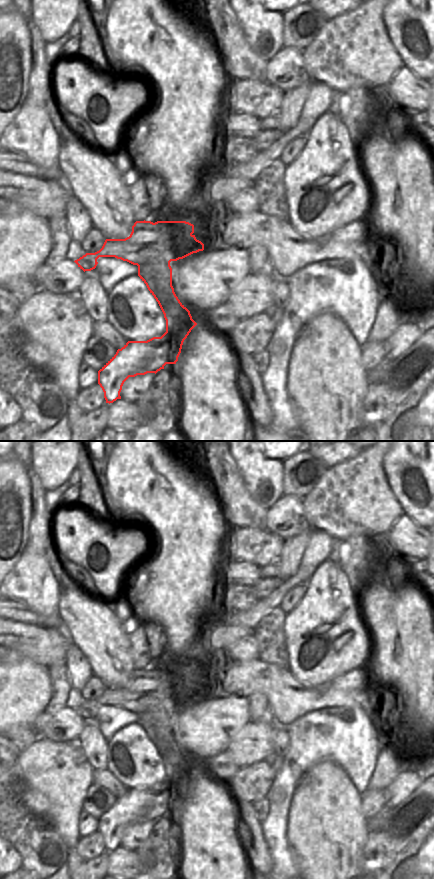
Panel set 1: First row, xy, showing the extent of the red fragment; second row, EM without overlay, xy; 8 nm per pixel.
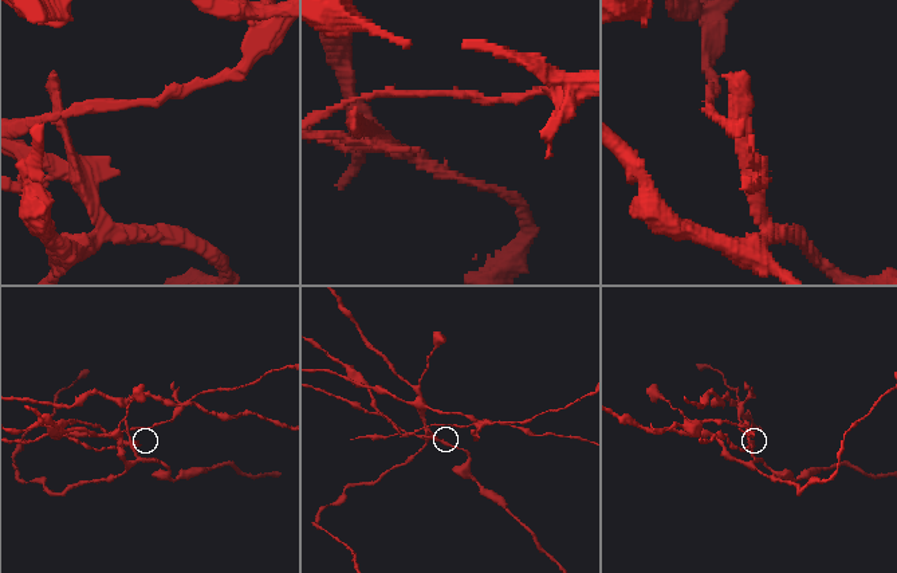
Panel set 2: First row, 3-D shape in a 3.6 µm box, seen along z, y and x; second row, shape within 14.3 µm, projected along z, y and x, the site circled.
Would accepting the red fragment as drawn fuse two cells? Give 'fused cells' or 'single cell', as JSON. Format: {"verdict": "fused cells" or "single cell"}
{"verdict": "fused cells"}

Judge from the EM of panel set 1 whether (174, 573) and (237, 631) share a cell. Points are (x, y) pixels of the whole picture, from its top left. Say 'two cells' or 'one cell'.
two cells

